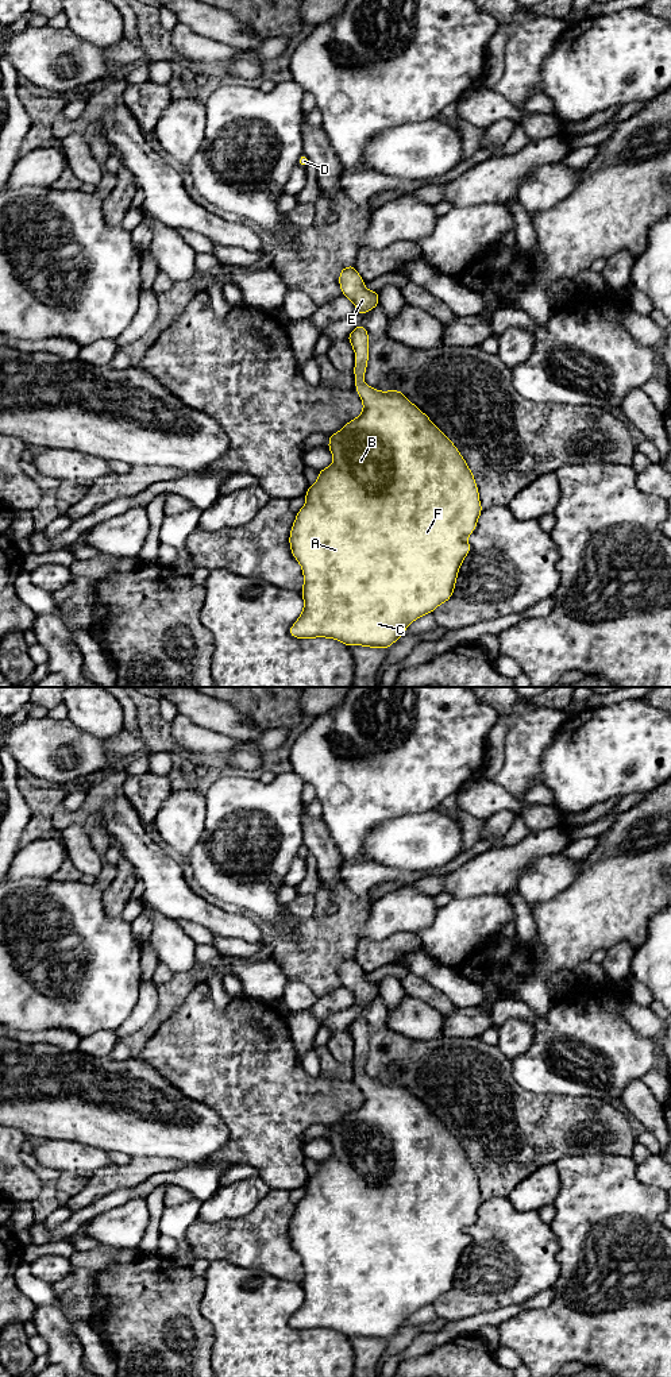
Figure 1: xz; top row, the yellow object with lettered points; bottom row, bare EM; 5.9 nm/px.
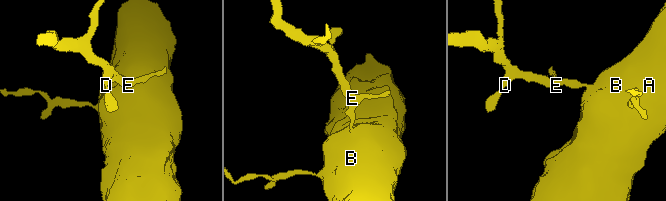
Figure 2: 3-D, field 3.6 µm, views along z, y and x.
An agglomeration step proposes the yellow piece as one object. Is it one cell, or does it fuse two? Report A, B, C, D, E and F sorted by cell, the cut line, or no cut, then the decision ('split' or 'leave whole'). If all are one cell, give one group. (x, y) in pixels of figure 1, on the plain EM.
groups A B C D E F; cut none; leave whole

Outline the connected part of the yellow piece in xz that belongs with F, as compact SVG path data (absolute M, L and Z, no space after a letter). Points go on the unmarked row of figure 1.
M356 1017L347 1027L347 1031L355 1044L355 1058L352 1064L355 1066L355 1081L362 1091L363 1102L358 1108L346 1114L339 1123L328 1126L329 1134L327 1139L331 1142L333 1153L331 1157L319 1161L319 1169L306 1180L305 1196L296 1204L296 1211L290 1219L290 1242L293 1249L300 1254L304 1266L304 1277L300 1282L304 1289L304 1300L301 1307L289 1319L289 1326L301 1331L317 1328L335 1330L347 1338L362 1336L387 1342L413 1312L425 1305L431 1305L437 1297L451 1291L459 1260L471 1242L467 1228L475 1222L483 1200L474 1165L456 1137L440 1122L440 1119L400 1081L393 1080L381 1083L363 1072L369 1054L370 1035L369 1023L365 1017Z

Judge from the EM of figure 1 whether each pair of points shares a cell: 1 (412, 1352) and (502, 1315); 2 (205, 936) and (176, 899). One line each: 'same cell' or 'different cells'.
1: same cell
2: different cells

